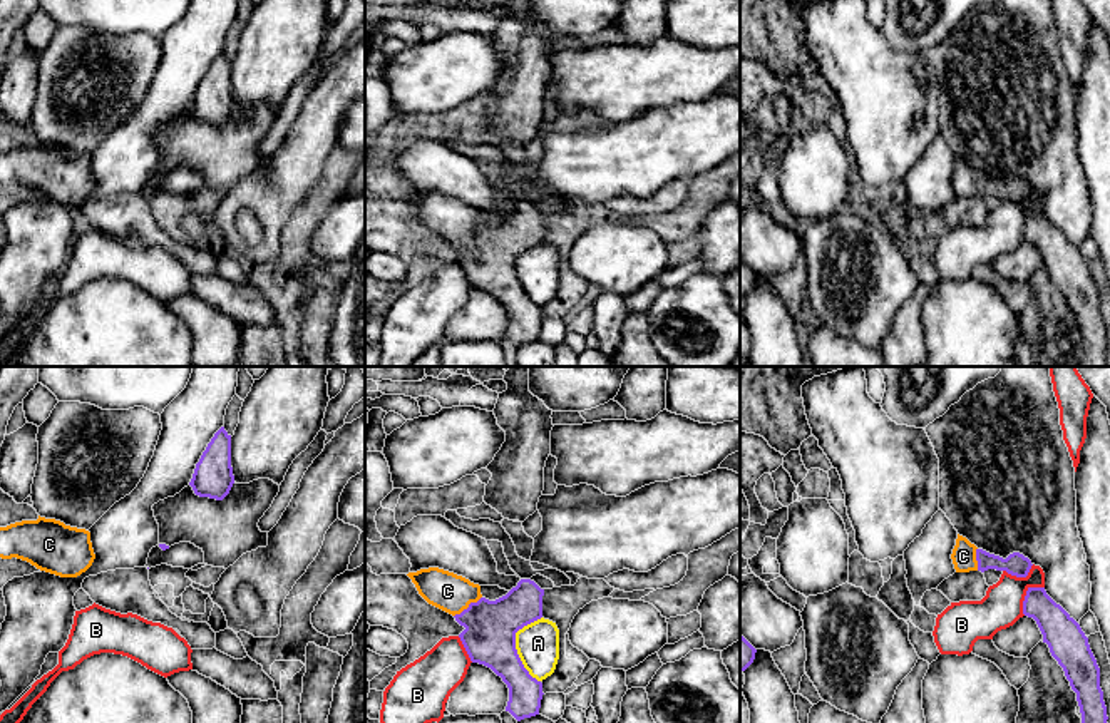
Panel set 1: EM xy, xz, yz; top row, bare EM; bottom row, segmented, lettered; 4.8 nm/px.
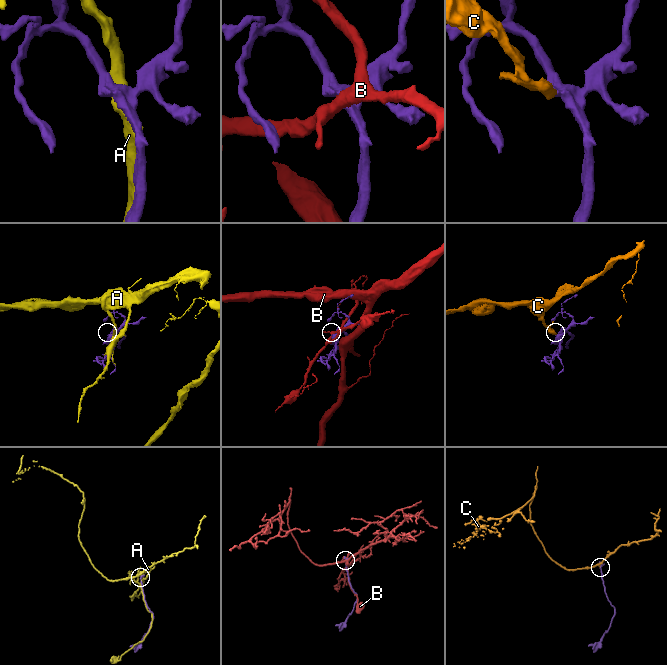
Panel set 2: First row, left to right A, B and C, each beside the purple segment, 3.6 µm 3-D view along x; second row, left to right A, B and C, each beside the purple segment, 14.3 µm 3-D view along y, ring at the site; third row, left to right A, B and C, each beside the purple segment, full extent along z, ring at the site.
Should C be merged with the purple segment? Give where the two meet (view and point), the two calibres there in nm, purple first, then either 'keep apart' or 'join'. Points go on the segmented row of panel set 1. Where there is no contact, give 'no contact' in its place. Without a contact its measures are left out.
contact xz (469, 606); calibres 260 and 190 nm; join

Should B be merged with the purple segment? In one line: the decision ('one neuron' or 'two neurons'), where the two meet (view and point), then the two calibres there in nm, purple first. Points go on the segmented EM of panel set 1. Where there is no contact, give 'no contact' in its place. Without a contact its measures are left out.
two neurons | yz (1027, 594) | 180/200 nm

